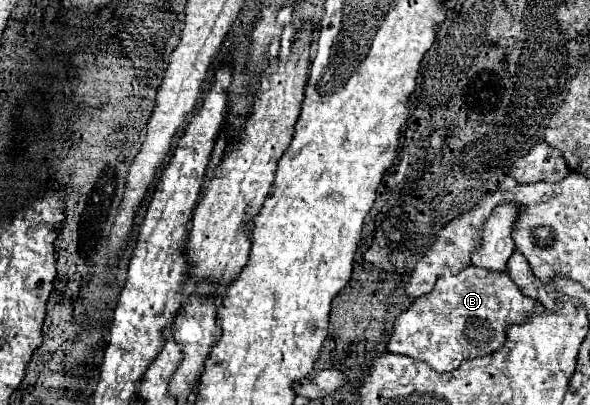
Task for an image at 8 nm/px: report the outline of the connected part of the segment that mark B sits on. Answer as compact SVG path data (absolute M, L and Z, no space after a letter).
M469 265L457 275L445 271L431 293L417 297L395 321L389 351L427 363L435 371L453 371L461 361L499 351L507 341L507 327L529 321L545 307L527 297L509 277L509 271L491 271Z

